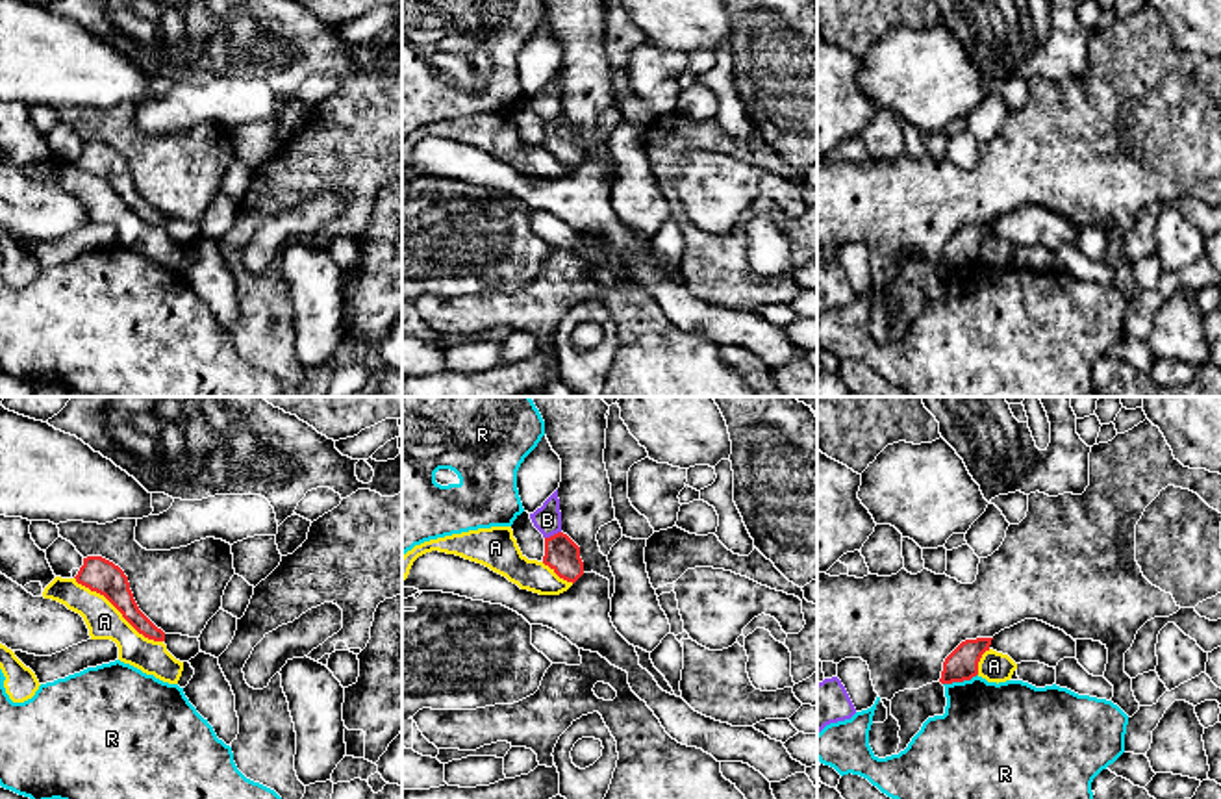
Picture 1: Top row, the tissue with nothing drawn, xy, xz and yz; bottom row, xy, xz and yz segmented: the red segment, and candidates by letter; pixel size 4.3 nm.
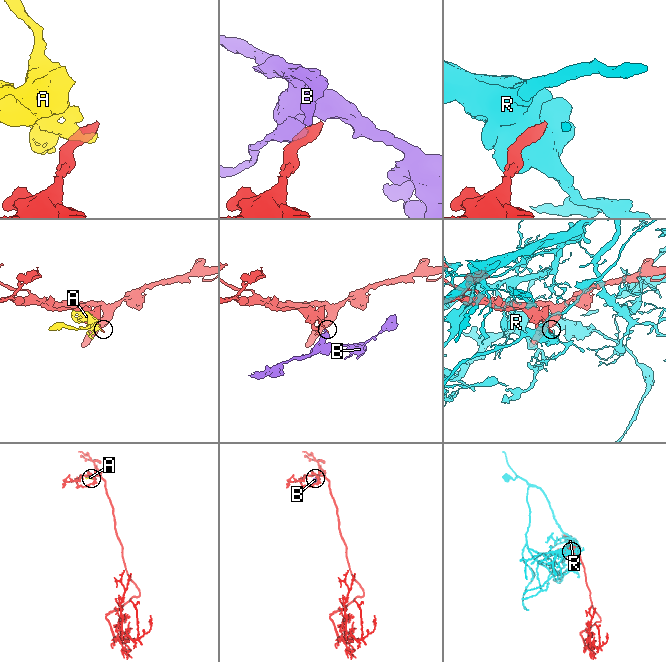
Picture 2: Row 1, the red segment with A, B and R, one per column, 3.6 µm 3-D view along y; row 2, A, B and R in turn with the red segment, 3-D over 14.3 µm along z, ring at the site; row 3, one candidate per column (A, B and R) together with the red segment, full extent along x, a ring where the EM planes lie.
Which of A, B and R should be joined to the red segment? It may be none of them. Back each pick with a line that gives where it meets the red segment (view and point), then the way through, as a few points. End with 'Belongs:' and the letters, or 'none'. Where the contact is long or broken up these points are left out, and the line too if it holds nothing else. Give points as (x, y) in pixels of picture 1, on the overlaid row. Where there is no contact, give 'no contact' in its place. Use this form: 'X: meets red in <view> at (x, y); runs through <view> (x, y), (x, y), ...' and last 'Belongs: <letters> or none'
Belongs: none

